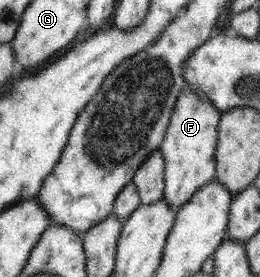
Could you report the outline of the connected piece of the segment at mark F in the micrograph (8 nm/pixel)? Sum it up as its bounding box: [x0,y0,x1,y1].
[159,84,221,209]

